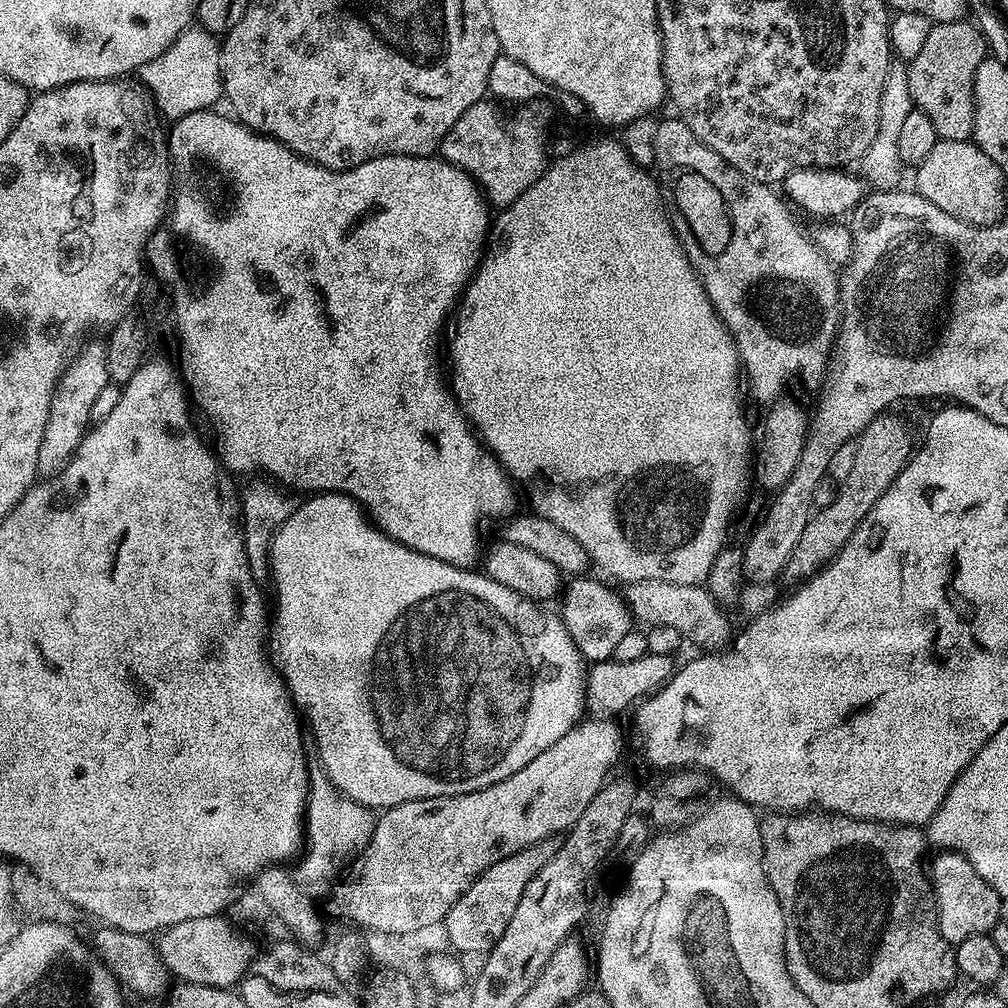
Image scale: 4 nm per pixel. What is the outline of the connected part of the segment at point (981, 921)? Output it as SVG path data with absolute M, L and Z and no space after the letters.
M944 850L940 857L930 864L930 879L932 881L932 894L936 898L936 921L940 927L942 938L953 946L962 943L971 936L983 936L991 933L992 928L1001 923L1000 904L1002 898L974 870L961 852Z

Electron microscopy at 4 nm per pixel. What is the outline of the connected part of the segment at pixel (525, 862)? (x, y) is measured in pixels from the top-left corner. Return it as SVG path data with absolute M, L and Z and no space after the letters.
M559 835L548 836L545 840L534 842L518 854L510 854L510 858L502 858L502 862L494 862L490 870L486 870L468 889L454 902L454 906L446 914L442 929L448 940L460 952L480 952L487 954L506 934L506 926L510 926L510 918L514 918L514 910L518 910L518 902L526 890L526 882L558 854L562 843Z

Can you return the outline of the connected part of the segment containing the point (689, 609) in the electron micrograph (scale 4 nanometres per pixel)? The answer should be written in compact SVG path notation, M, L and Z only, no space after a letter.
M633 580L625 583L622 588L622 595L628 609L632 612L633 621L642 623L644 626L674 626L685 638L685 641L702 644L705 648L723 647L732 636L732 629L727 618L722 614L721 605L716 603L711 592L704 586L694 584L675 584L665 580Z

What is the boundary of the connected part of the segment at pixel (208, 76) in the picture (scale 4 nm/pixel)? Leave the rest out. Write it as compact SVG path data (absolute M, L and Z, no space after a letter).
M203 26L185 28L165 52L139 68L138 80L151 94L157 113L168 122L219 105L216 103L224 96L224 83L220 81L220 44L217 37Z

